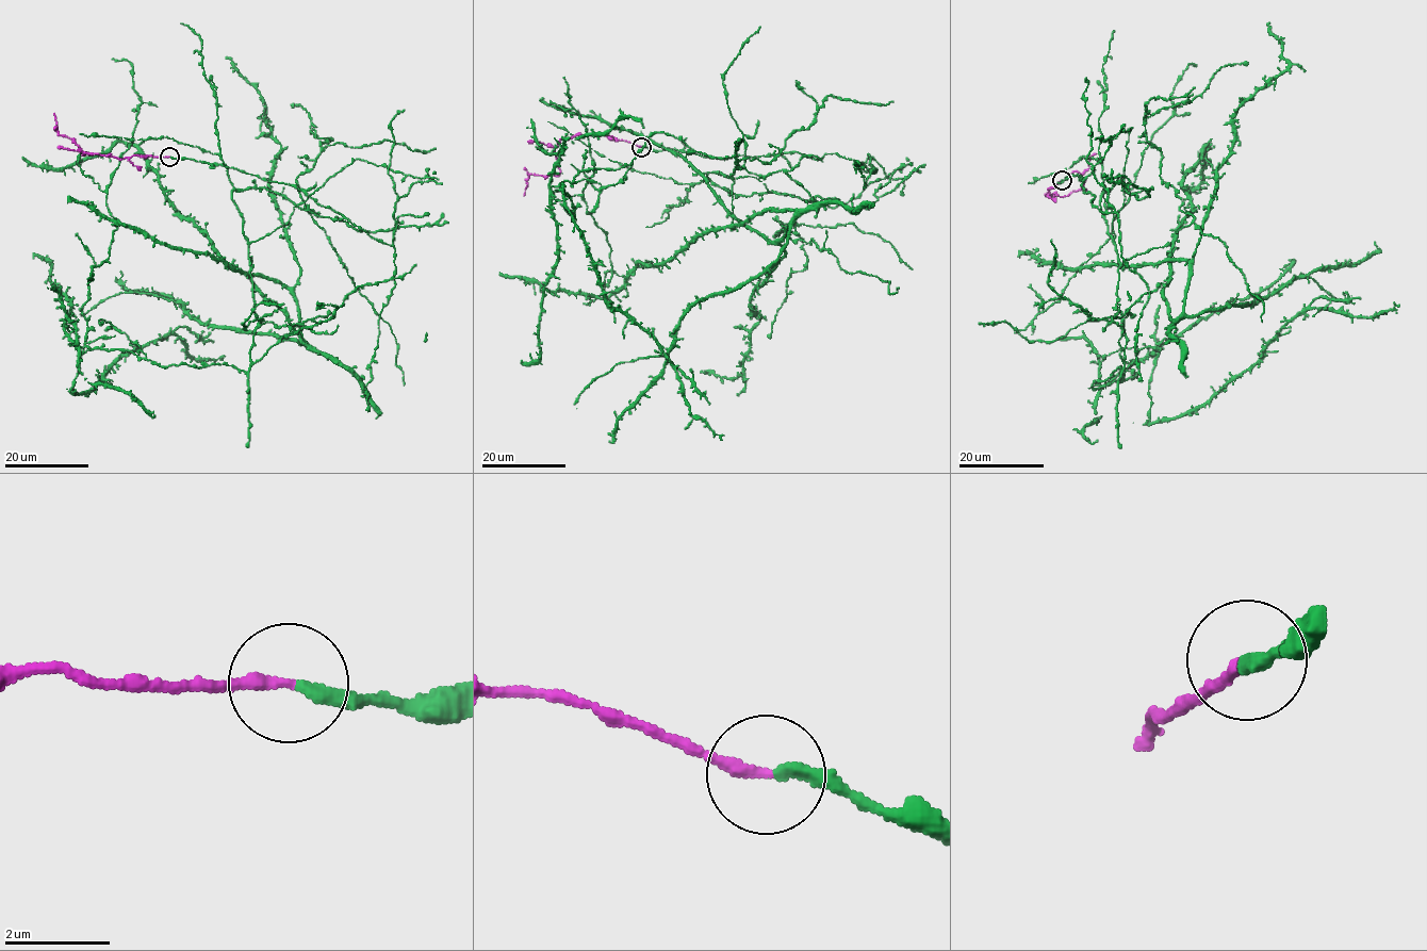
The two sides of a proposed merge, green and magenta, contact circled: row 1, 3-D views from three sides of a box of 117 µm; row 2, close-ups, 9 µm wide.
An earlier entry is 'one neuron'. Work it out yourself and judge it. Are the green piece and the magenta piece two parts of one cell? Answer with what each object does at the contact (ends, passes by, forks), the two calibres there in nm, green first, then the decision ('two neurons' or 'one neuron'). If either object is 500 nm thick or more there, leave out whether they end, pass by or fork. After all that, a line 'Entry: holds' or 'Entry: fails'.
green ends there; magenta ends there; 220 nm thick on the green side, 240 nm on the other; one neuron
Entry: holds

